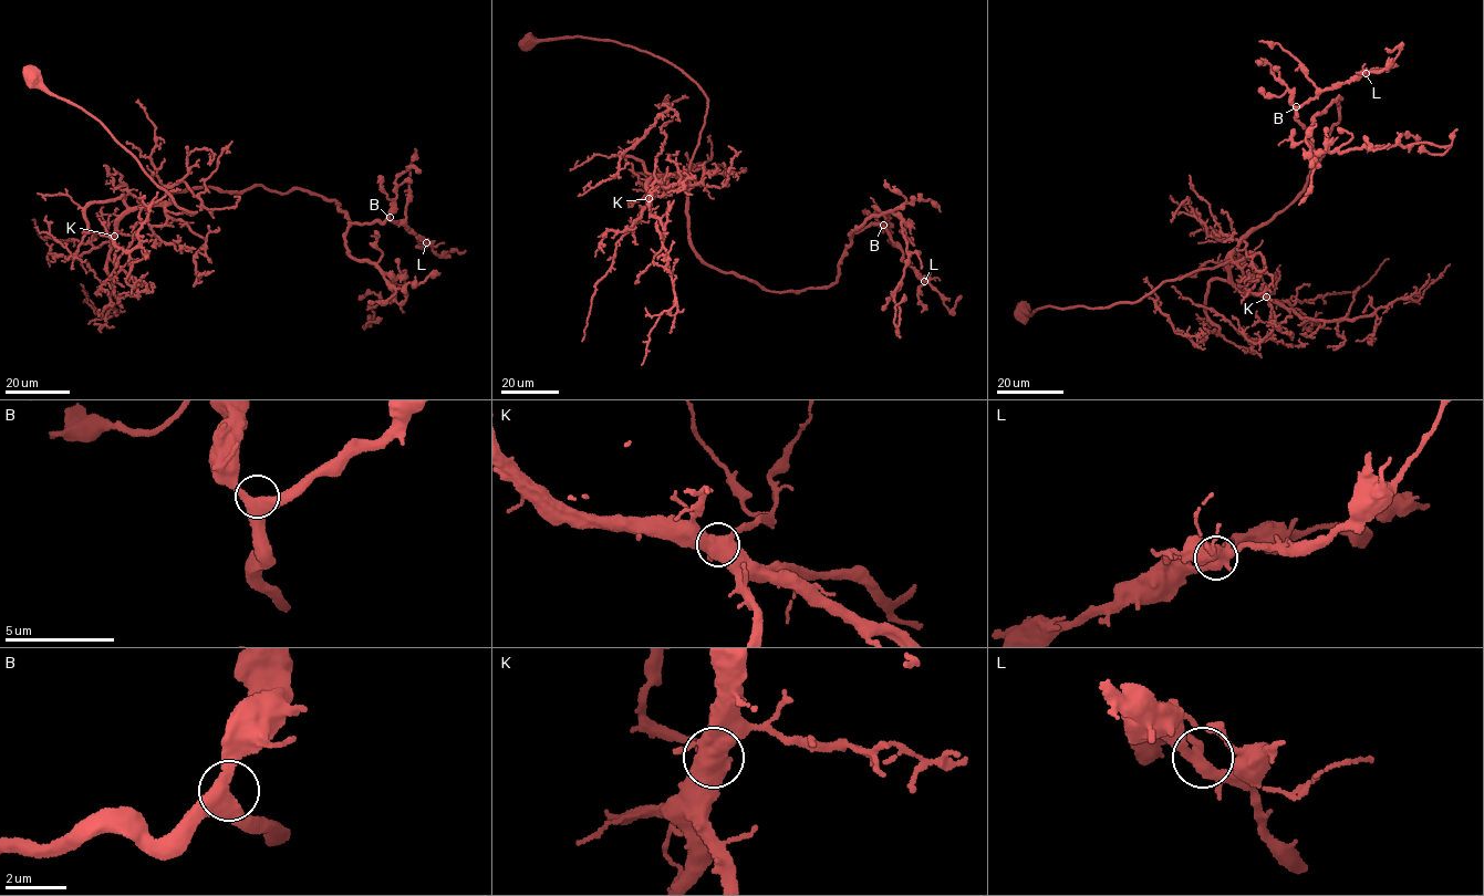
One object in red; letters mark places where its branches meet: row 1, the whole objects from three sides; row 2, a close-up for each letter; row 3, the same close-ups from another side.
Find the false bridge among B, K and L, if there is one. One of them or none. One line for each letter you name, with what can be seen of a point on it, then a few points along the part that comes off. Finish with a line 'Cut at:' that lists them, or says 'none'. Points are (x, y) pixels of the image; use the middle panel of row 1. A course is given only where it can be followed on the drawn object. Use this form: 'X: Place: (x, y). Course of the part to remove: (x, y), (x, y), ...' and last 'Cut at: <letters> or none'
Cut at: none

